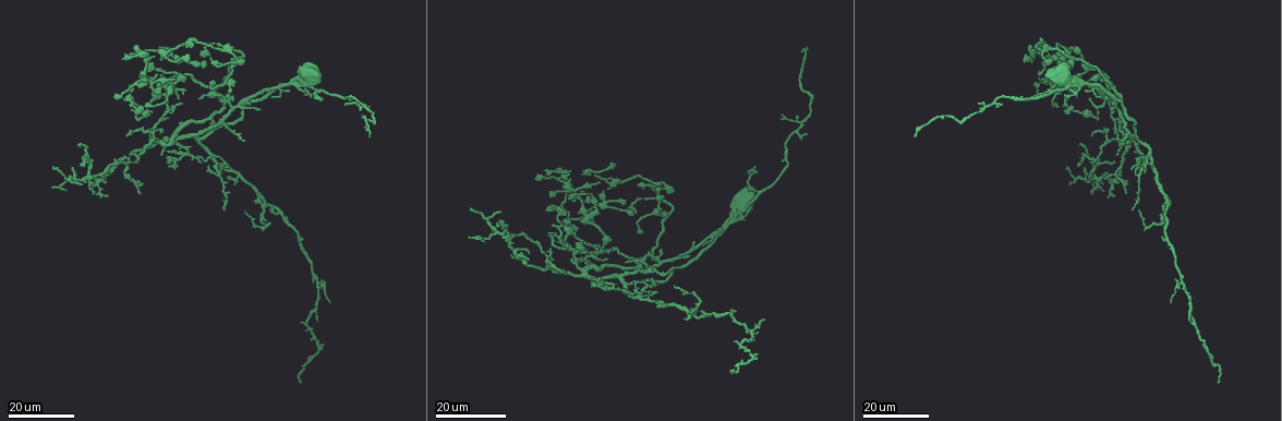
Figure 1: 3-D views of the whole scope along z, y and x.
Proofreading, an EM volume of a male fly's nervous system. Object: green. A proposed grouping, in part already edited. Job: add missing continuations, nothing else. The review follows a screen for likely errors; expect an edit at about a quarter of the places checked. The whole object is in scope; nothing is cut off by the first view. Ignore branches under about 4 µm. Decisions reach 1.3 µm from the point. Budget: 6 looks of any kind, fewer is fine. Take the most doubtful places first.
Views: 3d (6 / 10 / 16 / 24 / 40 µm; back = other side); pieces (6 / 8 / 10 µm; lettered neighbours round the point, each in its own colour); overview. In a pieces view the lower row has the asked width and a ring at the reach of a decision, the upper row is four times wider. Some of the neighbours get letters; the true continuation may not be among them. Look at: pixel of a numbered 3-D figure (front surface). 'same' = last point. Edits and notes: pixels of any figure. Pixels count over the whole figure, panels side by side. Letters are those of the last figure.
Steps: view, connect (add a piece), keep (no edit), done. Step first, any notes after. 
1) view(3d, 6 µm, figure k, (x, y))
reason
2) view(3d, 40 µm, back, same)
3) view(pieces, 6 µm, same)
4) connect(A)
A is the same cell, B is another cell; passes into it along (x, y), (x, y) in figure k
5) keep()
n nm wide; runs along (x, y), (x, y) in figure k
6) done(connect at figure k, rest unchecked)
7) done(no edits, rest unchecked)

view(3d, 24 µm, figure 1, (550, 235))
branch stops here

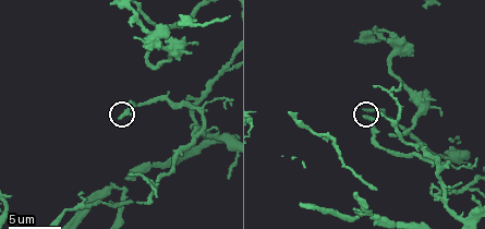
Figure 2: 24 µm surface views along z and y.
view(pieces, 10 µm, figure 2, (366, 114))

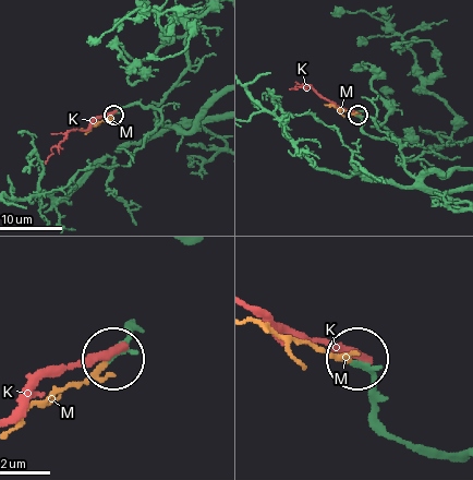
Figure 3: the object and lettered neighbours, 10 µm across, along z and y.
connect(M)
200 nm wide; M is the same cell, K is another cell; the neuron continues

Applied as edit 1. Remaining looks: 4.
view(pieces, 6 µm, figure 2, (364, 111))
tapers out

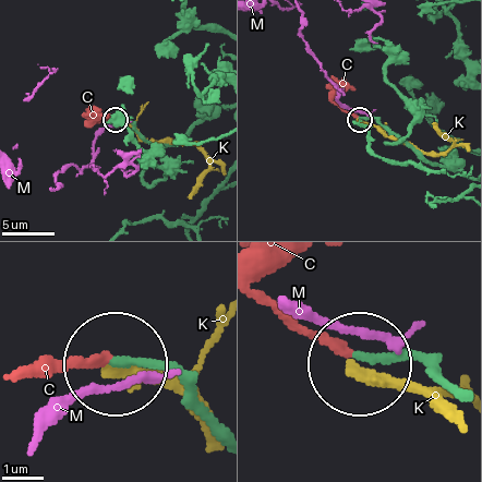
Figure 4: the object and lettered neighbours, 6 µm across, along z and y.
connect(C)
C is the same cell, K and M are other cells; passes into it along (216, 418), (157, 369), (43, 362) in figure 4; it goes on there

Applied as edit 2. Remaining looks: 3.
view(3d, 24 µm, figure 1, (174, 79))
branch stops here

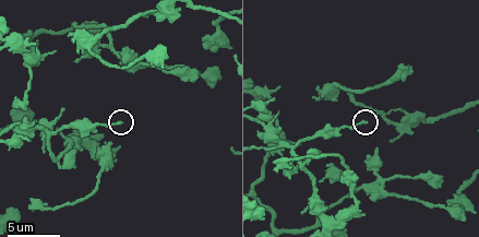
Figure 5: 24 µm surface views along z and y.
view(3d, 6 µm, figure 5, (363, 119))
zoom in

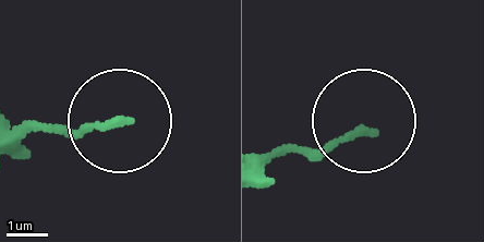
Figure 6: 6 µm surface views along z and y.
view(pieces, 10 µm, figure 6, (125, 123))

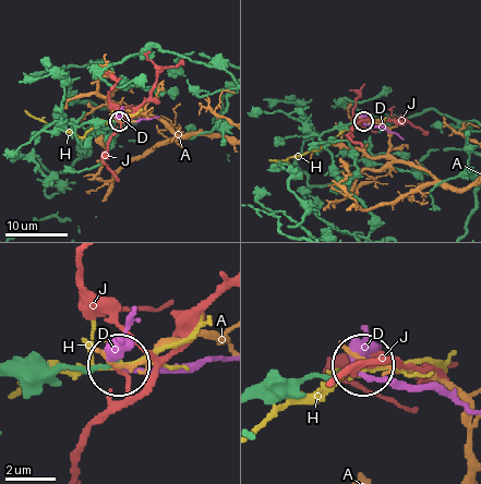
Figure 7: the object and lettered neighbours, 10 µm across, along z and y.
keep()
A, D, H and J are other cells; no lettered piece goes on from it

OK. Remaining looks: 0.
done(connect at figure 3, connect at figure 4, rest unchecked)

